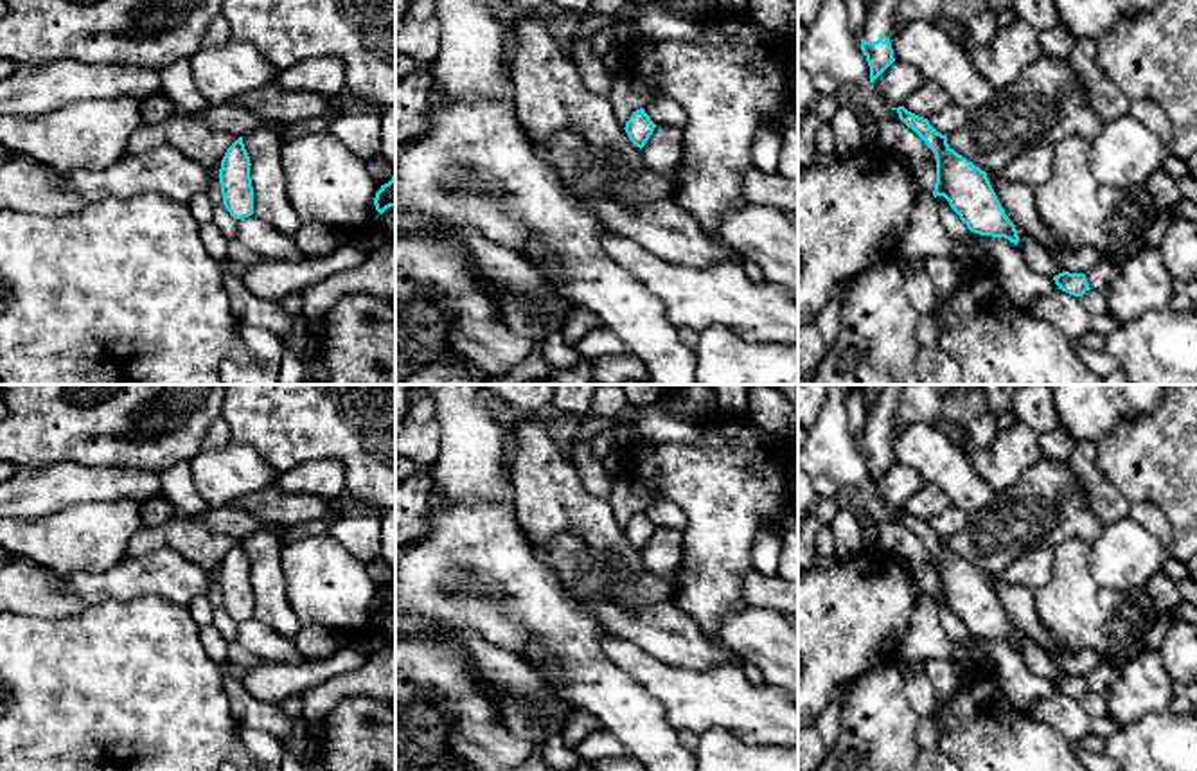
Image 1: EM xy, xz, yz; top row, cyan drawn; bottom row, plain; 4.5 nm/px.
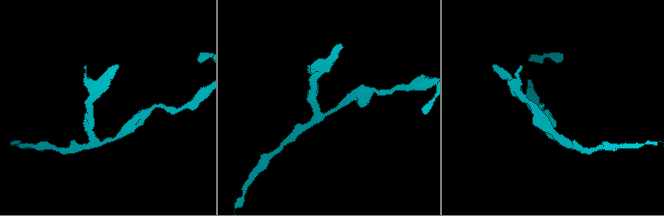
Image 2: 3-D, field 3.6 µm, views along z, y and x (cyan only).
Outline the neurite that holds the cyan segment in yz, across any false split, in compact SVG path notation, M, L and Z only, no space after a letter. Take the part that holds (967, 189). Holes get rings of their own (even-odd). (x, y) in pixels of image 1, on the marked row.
M891 108L911 128L936 158L936 183L933 196L944 196L967 228L980 235L1005 237L1017 246L1015 225L1005 214L987 173L949 147L947 137L938 133L927 119Z

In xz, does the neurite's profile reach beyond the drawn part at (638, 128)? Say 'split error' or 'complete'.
complete

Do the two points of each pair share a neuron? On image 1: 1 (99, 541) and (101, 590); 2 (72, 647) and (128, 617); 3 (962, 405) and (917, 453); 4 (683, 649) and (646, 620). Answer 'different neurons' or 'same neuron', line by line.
1: different neurons
2: same neuron
3: different neurons
4: same neuron

